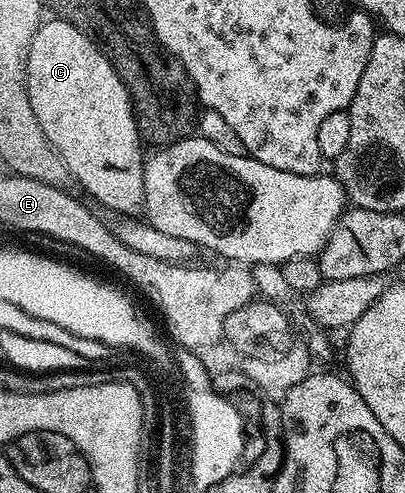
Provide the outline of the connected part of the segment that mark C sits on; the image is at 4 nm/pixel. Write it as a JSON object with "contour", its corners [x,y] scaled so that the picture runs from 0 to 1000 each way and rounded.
{"contour":[[[148,37],[128,39],[114,39],[101,49],[77,85],[72,124],[64,130],[64,187],[72,193],[74,227],[94,243],[106,272],[158,320],[188,371],[200,371],[225,396],[242,398],[259,414],[277,406],[299,414],[301,432],[336,432],[358,402],[363,325],[356,314],[348,318],[353,278],[338,262],[328,205],[257,103],[185,51]]]}

